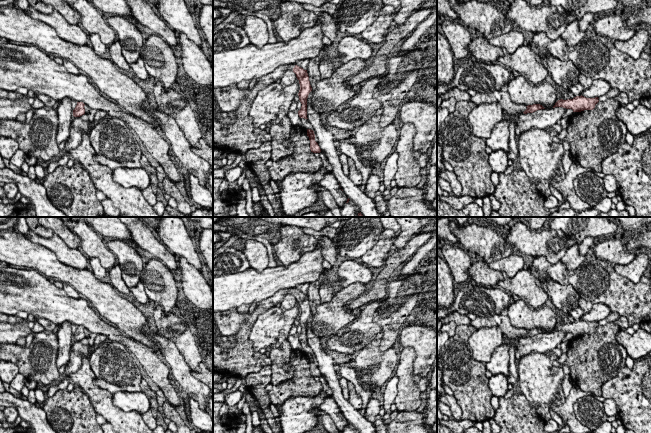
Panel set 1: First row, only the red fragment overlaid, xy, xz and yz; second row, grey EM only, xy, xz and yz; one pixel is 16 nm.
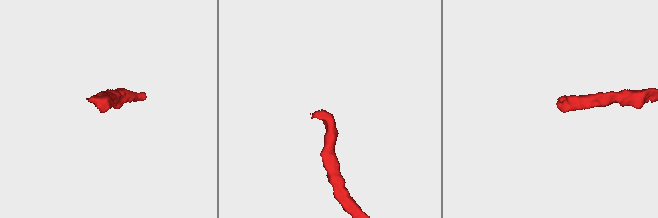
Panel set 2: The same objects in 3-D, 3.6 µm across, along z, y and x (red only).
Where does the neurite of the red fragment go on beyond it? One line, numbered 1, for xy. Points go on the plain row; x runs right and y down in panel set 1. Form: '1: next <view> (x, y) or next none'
1: next none

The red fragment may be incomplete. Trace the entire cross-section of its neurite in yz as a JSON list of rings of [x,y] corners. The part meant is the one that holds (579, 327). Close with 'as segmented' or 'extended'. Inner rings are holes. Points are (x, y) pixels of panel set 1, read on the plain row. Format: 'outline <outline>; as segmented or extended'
outline [[[576,320],[573,323],[558,324],[553,332],[563,331],[566,333],[572,333],[573,336],[581,336],[584,334],[593,334],[595,329],[599,326],[598,321],[595,322],[586,322],[584,320]]]; as segmented

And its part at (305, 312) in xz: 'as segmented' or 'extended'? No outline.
extended

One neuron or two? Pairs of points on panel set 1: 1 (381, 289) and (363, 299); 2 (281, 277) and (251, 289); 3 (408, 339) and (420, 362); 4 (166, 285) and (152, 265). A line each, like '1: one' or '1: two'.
1: one
2: one
3: one
4: one

